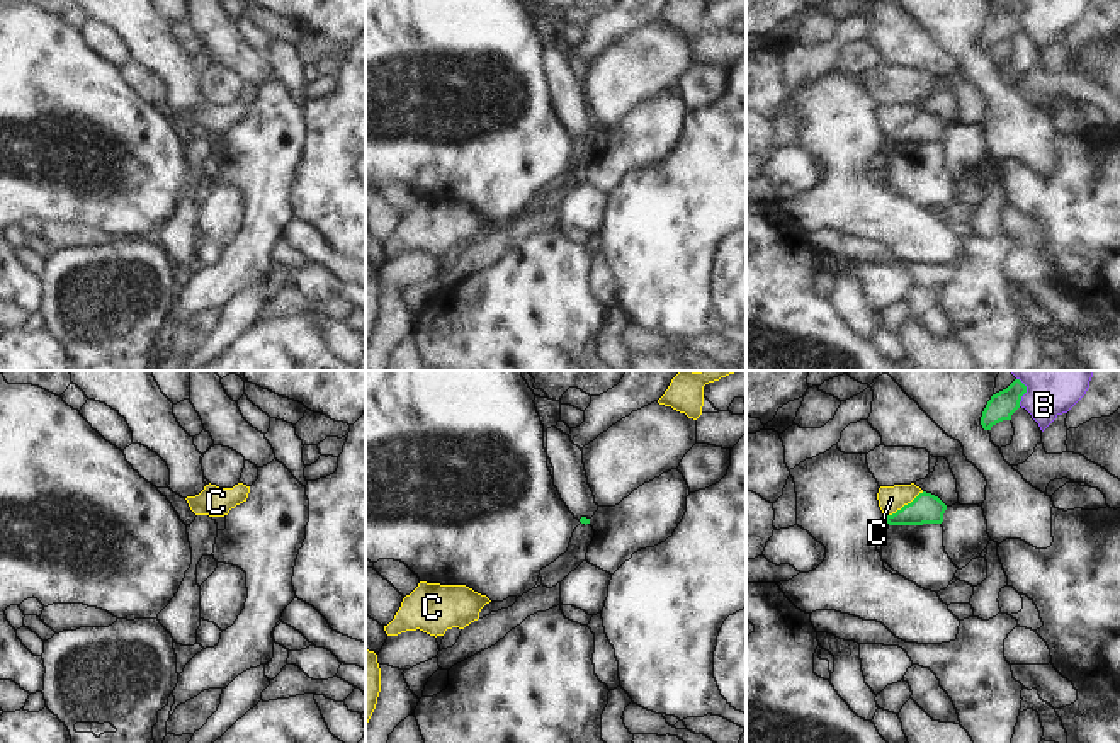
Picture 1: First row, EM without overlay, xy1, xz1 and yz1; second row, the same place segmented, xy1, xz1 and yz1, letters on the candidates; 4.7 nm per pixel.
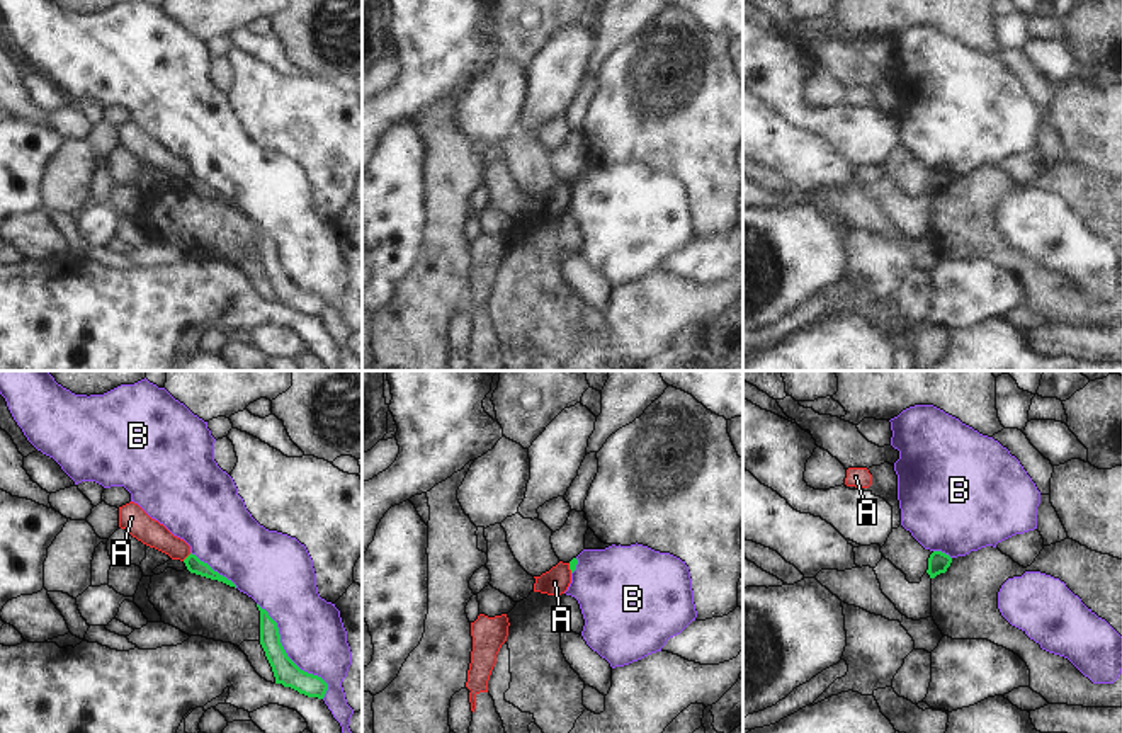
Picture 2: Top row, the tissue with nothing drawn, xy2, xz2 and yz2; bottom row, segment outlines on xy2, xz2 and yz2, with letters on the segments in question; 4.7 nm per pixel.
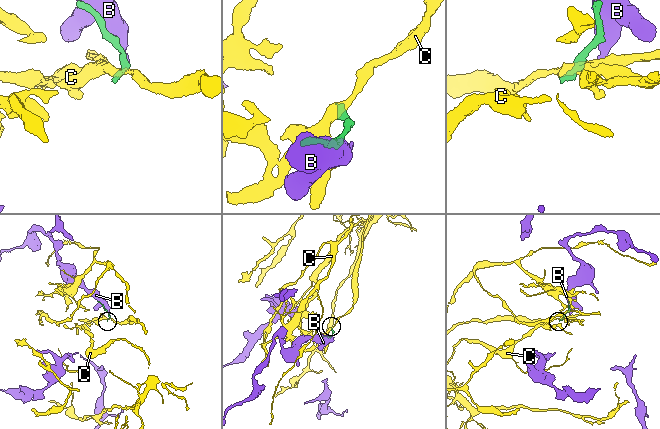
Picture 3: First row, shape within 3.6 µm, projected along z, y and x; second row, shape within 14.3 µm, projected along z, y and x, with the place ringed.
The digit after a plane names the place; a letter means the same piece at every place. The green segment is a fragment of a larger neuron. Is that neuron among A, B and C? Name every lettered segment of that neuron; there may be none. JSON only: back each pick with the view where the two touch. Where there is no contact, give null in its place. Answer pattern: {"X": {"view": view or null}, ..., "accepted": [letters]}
{"accepted": []}

